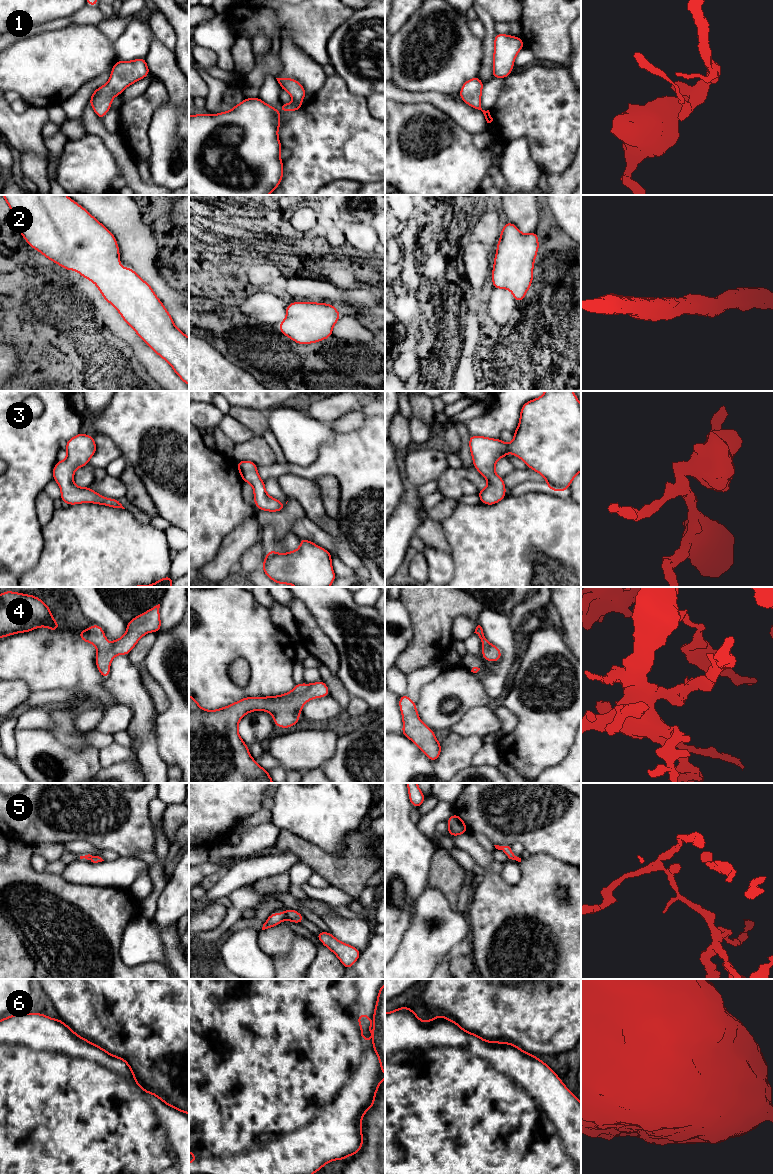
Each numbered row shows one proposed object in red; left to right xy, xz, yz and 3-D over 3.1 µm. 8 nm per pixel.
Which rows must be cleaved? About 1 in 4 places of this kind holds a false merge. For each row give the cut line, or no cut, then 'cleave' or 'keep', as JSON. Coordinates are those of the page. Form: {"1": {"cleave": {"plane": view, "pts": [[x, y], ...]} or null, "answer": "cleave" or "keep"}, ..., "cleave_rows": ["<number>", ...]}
{"1": {"cleave": null, "answer": "keep"}, "2": {"cleave": null, "answer": "keep"}, "3": {"cleave": null, "answer": "keep"}, "4": {"cleave": null, "answer": "keep"}, "5": {"cleave": {"plane": "xz", "pts": [[286, 910], [284, 918]]}, "answer": "cleave"}, "6": {"cleave": null, "answer": "keep"}, "cleave_rows": ["5"]}

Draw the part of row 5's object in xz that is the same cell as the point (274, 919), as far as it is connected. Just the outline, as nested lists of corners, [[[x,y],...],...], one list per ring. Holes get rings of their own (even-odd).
[[[286,910],[283,913],[273,913],[263,924],[262,930],[274,927],[284,921],[286,918]]]

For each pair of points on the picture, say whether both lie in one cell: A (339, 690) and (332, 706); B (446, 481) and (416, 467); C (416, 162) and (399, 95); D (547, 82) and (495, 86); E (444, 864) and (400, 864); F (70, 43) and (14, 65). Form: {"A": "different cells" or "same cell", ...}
{"A": "different cells", "B": "different cells", "C": "different cells", "D": "different cells", "E": "different cells", "F": "same cell"}

